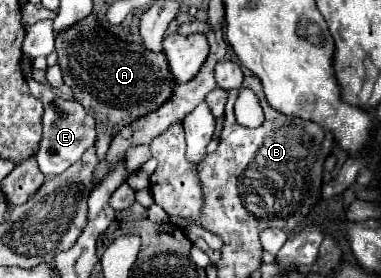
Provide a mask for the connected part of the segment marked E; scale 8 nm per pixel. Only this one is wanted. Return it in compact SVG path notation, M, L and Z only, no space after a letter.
M33 77L27 79L29 91L33 97L41 99L45 105L45 113L43 113L43 139L37 151L37 163L39 169L43 171L43 175L53 177L63 173L67 167L71 167L77 159L81 159L81 155L95 145L95 137L97 137L97 127L95 127L95 119L85 113L85 109L81 107L81 103L77 103L75 99L61 99L53 93L53 87L49 83L39 83Z

